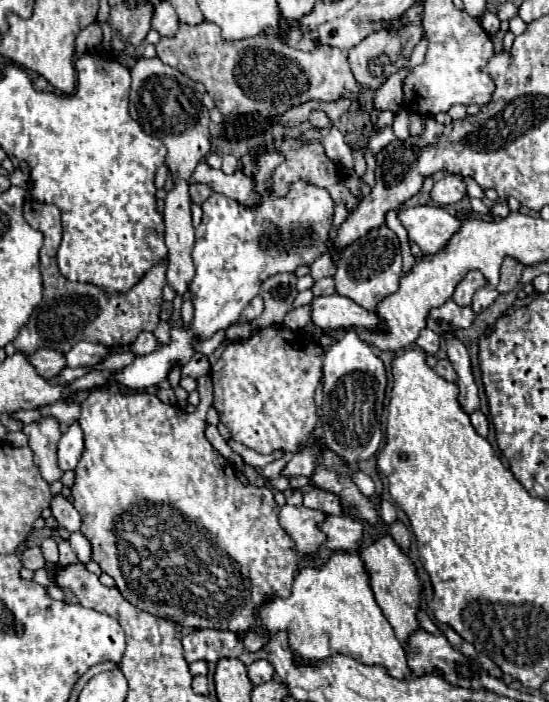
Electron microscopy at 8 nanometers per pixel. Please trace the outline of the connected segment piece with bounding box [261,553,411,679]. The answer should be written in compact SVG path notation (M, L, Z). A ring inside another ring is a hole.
M337 553L333 555L325 565L321 567L305 567L295 575L293 591L287 599L273 599L271 603L263 605L261 609L261 625L263 629L275 633L275 631L287 631L289 633L289 643L291 649L297 651L303 659L325 659L327 655L333 653L343 653L347 657L353 657L359 663L365 665L381 665L391 675L397 679L407 679L411 675L411 669L407 665L407 653L403 645L397 641L393 627L385 619L383 611L379 609L371 583L369 583L369 573L365 569L365 563L361 561L359 555L351 553Z

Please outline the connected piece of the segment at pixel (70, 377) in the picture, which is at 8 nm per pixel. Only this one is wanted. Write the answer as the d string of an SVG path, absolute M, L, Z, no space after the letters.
M67 367L67 369L63 369L61 371L61 375L59 375L59 379L51 379L51 383L71 383L71 381L75 381L75 379L79 379L81 375L87 375L91 371L91 367L79 367L79 369L71 369L71 367Z

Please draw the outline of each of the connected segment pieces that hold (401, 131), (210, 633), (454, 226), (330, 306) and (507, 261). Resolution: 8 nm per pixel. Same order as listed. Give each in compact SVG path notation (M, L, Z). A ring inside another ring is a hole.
M403 110L398 112L398 114L395 117L395 121L393 122L392 129L395 136L399 140L403 141L410 136L409 119L408 119L407 111Z
M197 629L195 633L183 637L181 643L185 649L187 663L199 661L199 659L203 659L207 663L217 663L223 657L235 657L235 659L241 659L245 665L249 665L255 659L267 657L265 651L257 651L257 653L245 651L241 637L231 631Z
M435 205L403 209L399 211L399 219L409 233L409 239L427 255L435 255L445 249L447 241L461 229L461 221L457 217Z
M343 295L315 297L311 303L311 319L323 331L337 327L363 327L373 333L383 333L383 321L375 311L367 311Z
M505 257L503 265L501 265L501 283L499 283L497 291L509 293L519 283L521 273L523 273L523 265L513 257Z

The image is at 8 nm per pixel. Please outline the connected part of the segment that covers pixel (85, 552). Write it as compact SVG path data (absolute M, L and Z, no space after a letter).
M71 533L69 543L71 543L71 547L73 547L73 551L81 563L91 561L91 543L83 533Z

